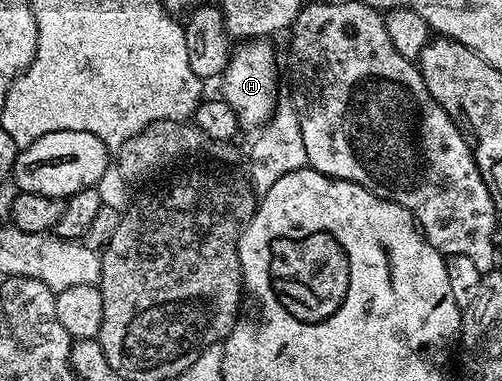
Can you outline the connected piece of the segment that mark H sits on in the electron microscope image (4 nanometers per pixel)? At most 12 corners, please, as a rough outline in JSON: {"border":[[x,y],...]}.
{"border":[[251,38],[224,66],[221,98],[259,130],[281,93],[275,52]]}

